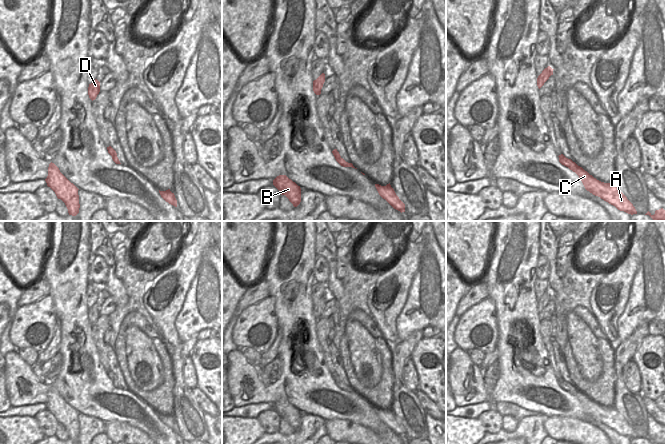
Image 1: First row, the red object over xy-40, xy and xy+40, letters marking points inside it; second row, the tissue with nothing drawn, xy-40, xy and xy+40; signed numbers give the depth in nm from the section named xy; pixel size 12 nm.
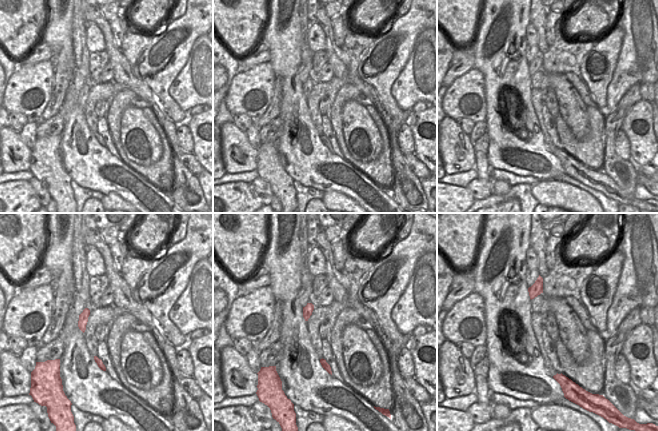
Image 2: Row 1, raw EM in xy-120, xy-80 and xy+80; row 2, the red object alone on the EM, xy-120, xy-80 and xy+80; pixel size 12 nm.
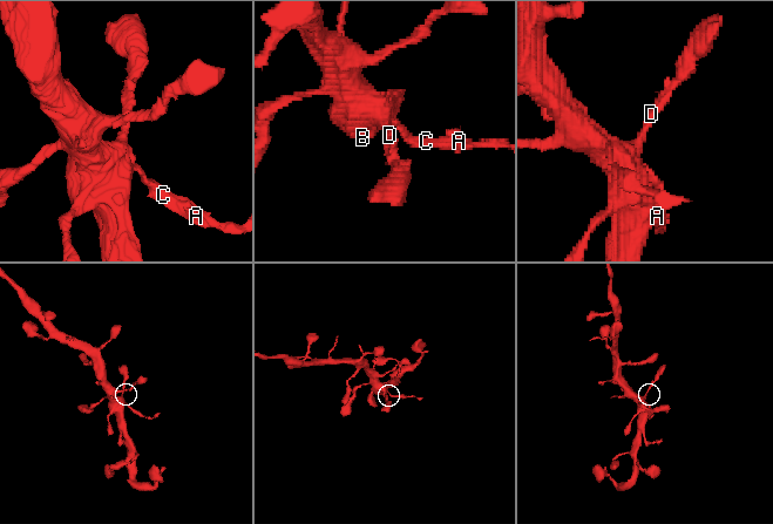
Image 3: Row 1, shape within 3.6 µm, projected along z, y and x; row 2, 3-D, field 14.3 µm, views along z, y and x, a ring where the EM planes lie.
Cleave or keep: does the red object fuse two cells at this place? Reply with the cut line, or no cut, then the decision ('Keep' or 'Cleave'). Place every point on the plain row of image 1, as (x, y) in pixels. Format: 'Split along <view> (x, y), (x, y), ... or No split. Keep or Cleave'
Split along xy+40 (564, 380), (559, 383). Cleave.

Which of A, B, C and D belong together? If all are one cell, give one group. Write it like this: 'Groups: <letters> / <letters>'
Groups: A C / B D.

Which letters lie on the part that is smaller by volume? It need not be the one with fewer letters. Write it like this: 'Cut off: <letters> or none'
Cut off: A, C

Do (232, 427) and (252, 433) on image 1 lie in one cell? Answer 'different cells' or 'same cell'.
same cell

